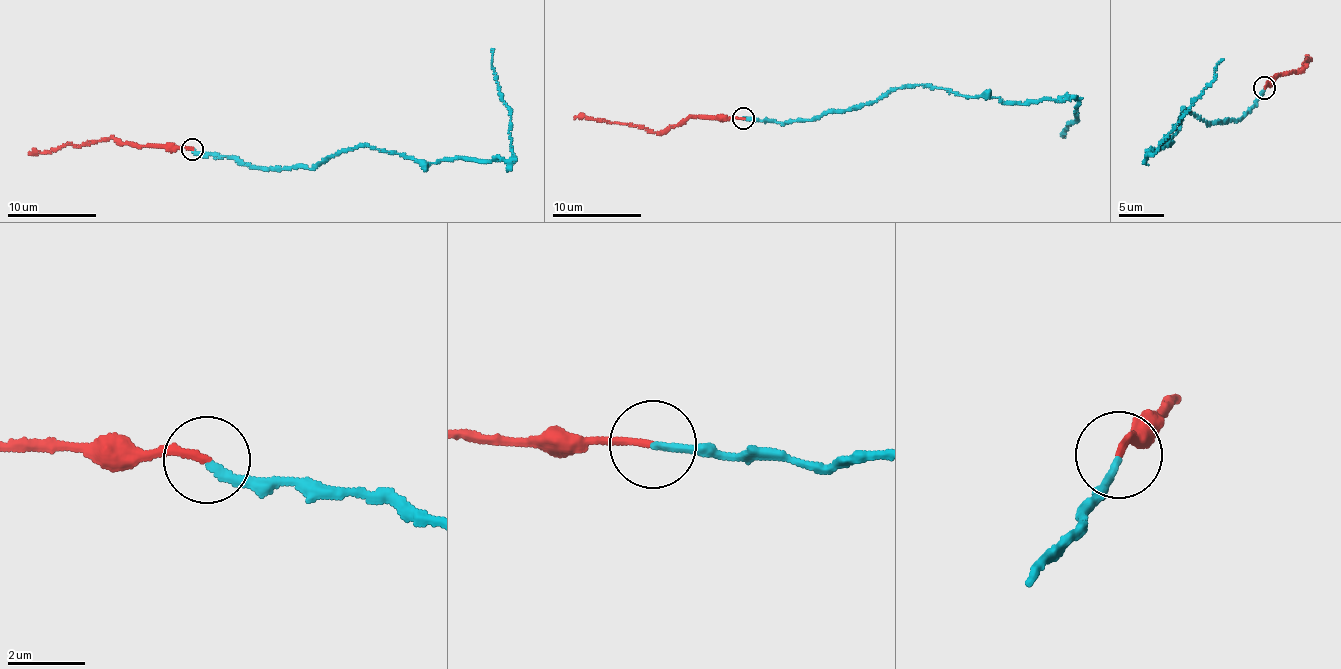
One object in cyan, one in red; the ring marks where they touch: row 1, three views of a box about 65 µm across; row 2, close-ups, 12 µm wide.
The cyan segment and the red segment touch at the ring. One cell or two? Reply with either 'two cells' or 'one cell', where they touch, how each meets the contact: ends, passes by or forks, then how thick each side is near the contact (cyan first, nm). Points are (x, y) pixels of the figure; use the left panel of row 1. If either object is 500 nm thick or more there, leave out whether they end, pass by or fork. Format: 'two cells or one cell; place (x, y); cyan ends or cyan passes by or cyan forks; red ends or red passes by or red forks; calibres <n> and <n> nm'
two cells; place (192, 149); cyan ends; red ends; calibres 220 and 180 nm

